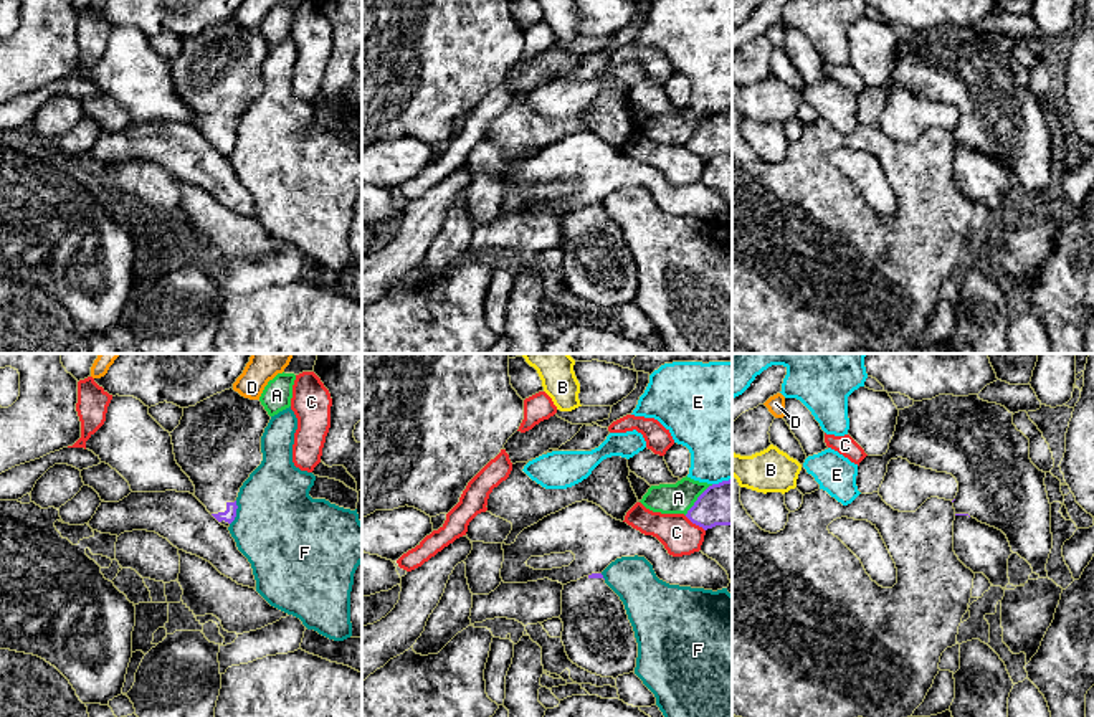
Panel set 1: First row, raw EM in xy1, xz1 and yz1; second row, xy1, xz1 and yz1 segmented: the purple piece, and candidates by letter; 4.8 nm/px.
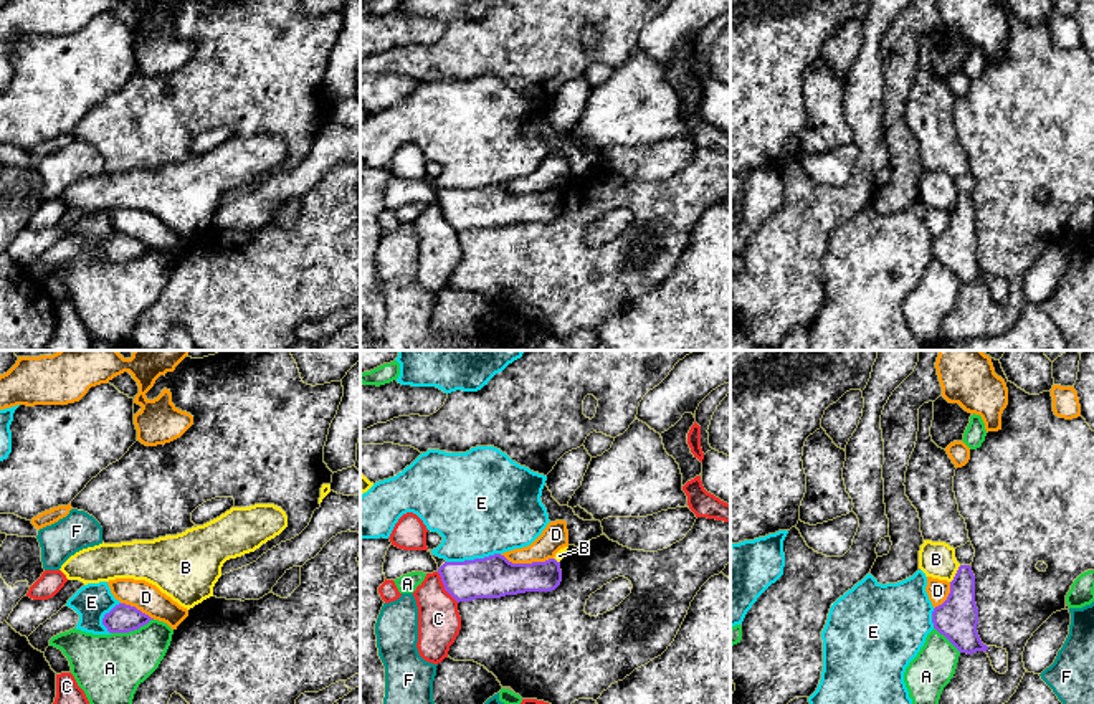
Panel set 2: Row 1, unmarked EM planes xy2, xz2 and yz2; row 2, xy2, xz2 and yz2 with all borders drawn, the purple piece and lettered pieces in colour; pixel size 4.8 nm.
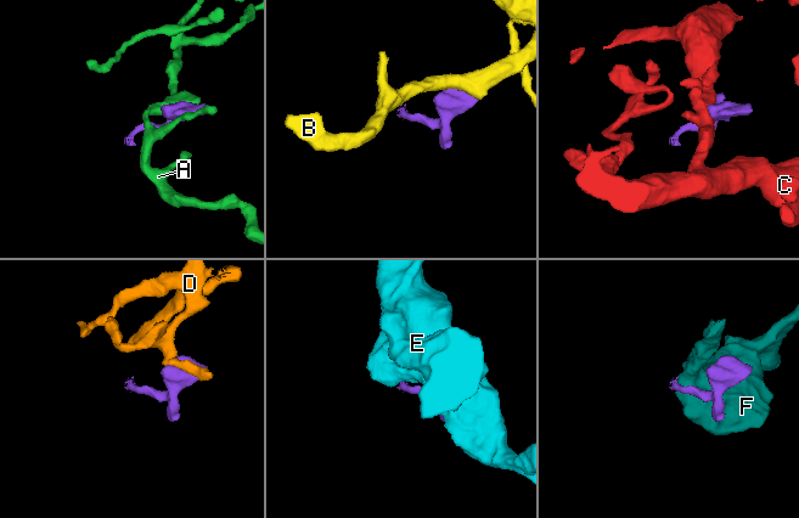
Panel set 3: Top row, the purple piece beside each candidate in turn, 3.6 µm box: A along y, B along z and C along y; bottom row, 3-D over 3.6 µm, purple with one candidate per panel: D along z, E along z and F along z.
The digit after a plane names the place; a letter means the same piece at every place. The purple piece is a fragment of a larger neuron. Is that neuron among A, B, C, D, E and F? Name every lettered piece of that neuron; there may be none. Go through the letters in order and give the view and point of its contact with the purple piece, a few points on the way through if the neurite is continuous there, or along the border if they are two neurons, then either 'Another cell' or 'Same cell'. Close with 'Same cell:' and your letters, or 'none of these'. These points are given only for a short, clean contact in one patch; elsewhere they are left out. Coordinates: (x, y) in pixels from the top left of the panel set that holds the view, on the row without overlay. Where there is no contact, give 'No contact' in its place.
A: Touches purple at xy2 (131, 260). Another cell
B: Touches purple at yz2 (956, 204). Boundary: yz2 (960, 195), (951, 212). Another cell
C: Touches purple at xz2 (445, 217). Another cell
D: Touches purple at xz2 (526, 194). Another cell
E: Touches purple at xz2 (475, 189). Another cell
F: Touches purple at xy1 (235, 142). Another cell
Same cell: none of these

